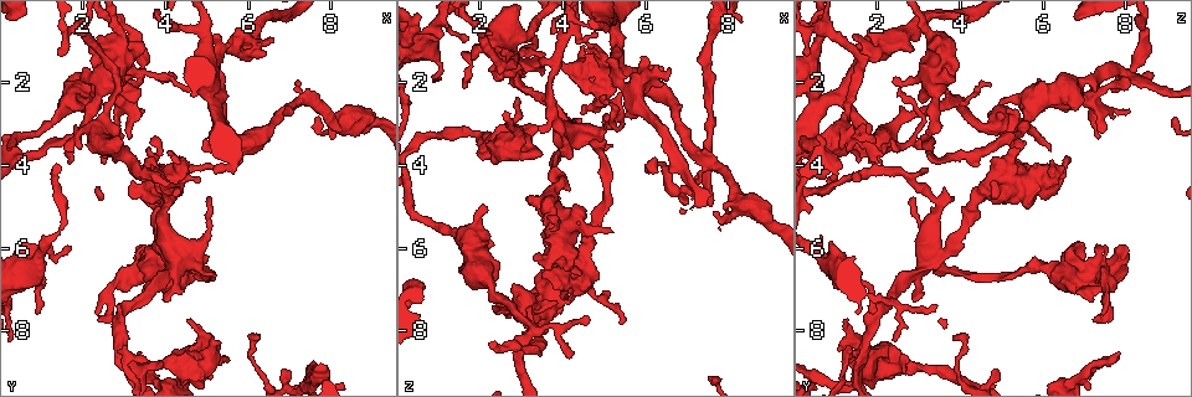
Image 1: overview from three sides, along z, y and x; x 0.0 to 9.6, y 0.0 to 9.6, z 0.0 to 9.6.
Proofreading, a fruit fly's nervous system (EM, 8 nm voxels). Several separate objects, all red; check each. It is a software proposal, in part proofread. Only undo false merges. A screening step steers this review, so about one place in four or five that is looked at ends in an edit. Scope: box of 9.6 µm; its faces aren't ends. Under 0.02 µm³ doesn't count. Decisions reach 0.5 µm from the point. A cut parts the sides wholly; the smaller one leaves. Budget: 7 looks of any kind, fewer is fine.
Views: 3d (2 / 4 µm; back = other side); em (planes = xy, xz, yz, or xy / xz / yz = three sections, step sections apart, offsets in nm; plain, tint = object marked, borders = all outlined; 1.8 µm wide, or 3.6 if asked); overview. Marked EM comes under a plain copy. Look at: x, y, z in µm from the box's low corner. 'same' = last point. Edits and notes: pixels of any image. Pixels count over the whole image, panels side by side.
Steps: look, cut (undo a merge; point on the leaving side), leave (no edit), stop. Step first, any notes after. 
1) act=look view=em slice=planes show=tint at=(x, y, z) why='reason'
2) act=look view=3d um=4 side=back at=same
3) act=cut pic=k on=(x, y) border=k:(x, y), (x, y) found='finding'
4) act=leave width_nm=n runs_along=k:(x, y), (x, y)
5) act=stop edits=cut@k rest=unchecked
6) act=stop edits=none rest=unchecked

act=look view=em slice=planes show=tint at=(4.30, 6.15, 3.30) why='abrupt turn'

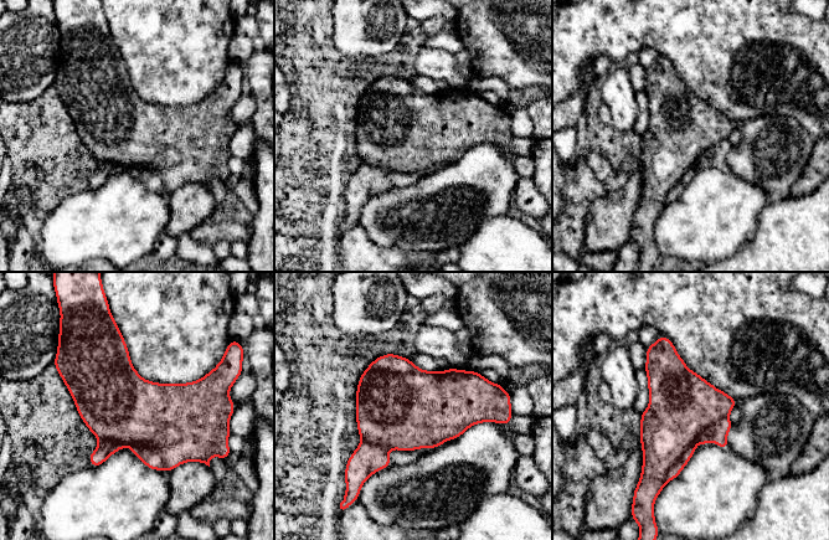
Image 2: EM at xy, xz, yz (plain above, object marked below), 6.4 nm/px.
act=cut pic=2 on=(150, 457) width_nm=460 found='two neurons meet here'

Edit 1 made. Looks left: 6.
act=look view=em slice=xz step=16 show=tint at=(2.90, 1.60, 3.40) why='calibre changes'

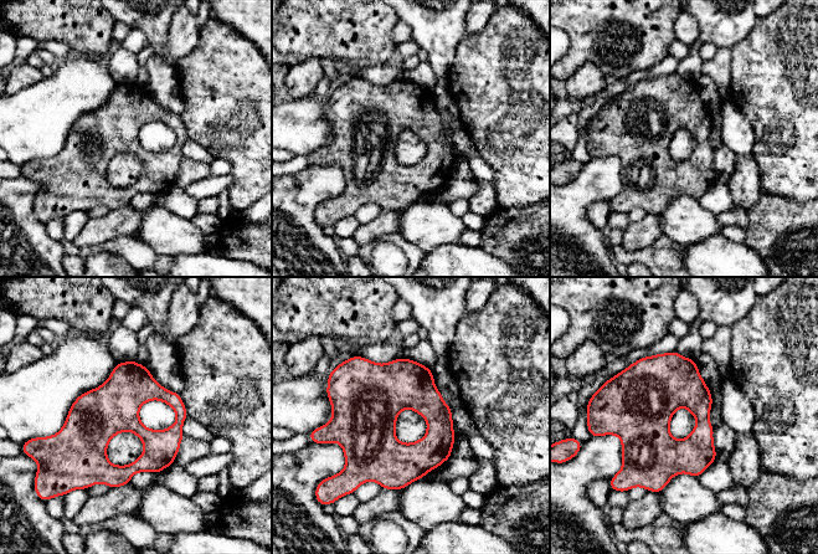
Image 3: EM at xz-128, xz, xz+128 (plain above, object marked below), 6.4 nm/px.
act=look view=em slice=planes show=borders at=same

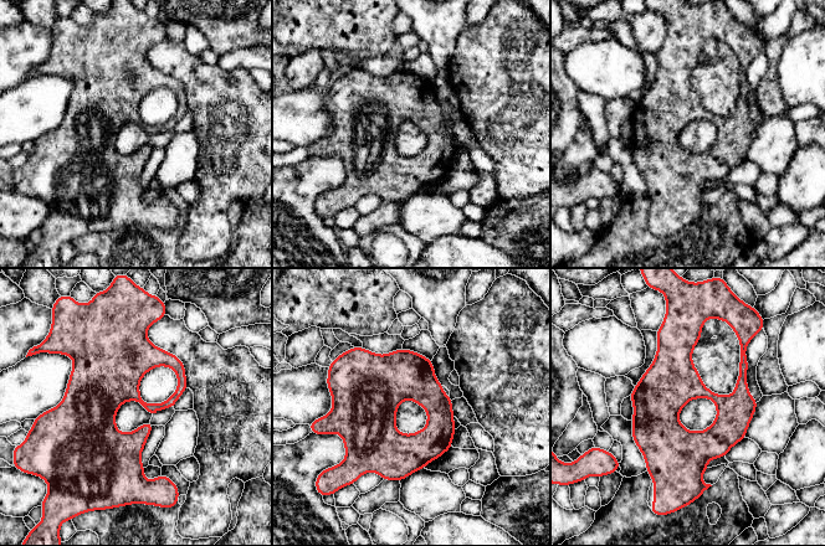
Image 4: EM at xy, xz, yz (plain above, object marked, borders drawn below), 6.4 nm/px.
act=leave width_nm=200 runs_along=4:(683, 333), (669, 448), (696, 482) found='all the same neuron'

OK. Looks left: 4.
act=look view=em um=3.6 slice=yz step=4 show=tint at=(3.30, 1.75, 8.00) why='abrupt turn'

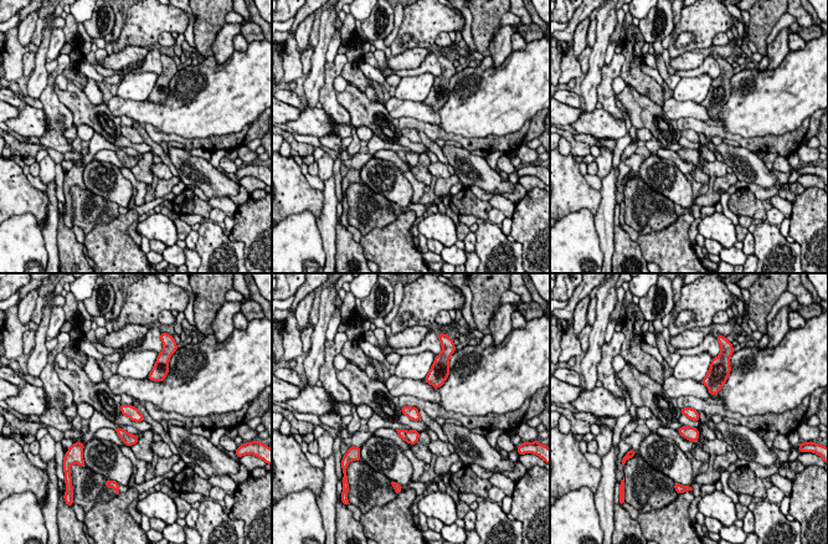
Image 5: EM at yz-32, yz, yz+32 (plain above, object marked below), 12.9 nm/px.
act=look view=em um=3.6 slice=planes show=tint at=same

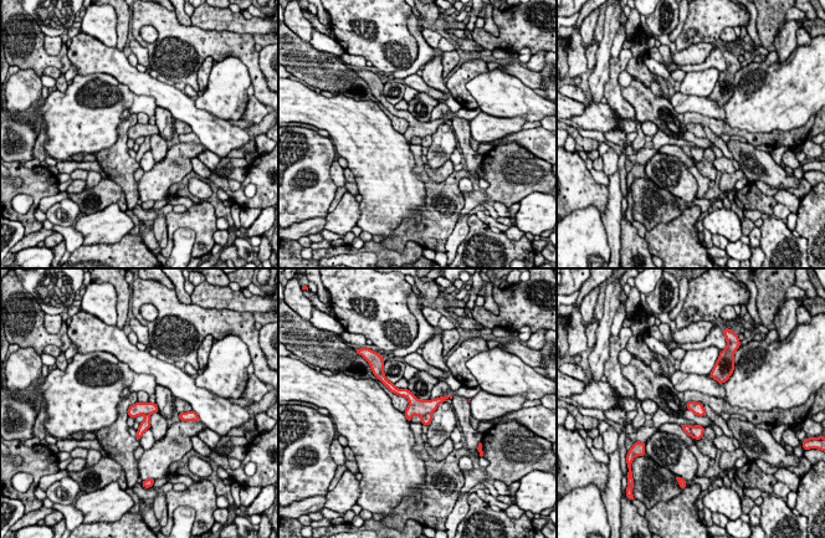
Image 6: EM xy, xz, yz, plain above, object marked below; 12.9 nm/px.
act=cut pic=6 on=(426, 419) border=6:(430, 413), (421, 418) found='two neurons meet here'

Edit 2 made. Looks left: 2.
act=stop edits=cut@2,cut@6 rest=unchecked

